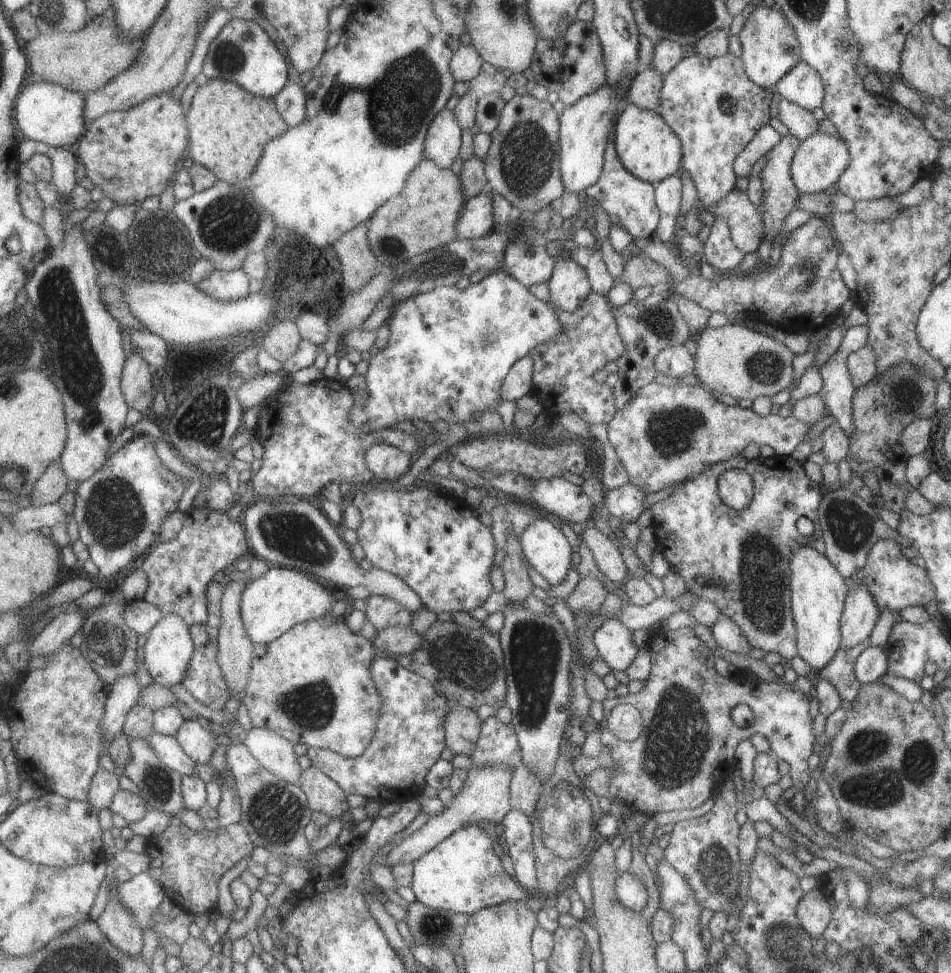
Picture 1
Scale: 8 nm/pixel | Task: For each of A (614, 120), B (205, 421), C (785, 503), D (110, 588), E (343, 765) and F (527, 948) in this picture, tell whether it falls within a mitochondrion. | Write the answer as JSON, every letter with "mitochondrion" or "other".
{"A":"other","B":"mitochondrion","C":"mitochondrion","D":"other","E":"other","F":"other"}

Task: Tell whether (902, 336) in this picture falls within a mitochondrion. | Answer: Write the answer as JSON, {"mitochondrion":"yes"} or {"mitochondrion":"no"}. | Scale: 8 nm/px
{"mitochondrion":"no"}

